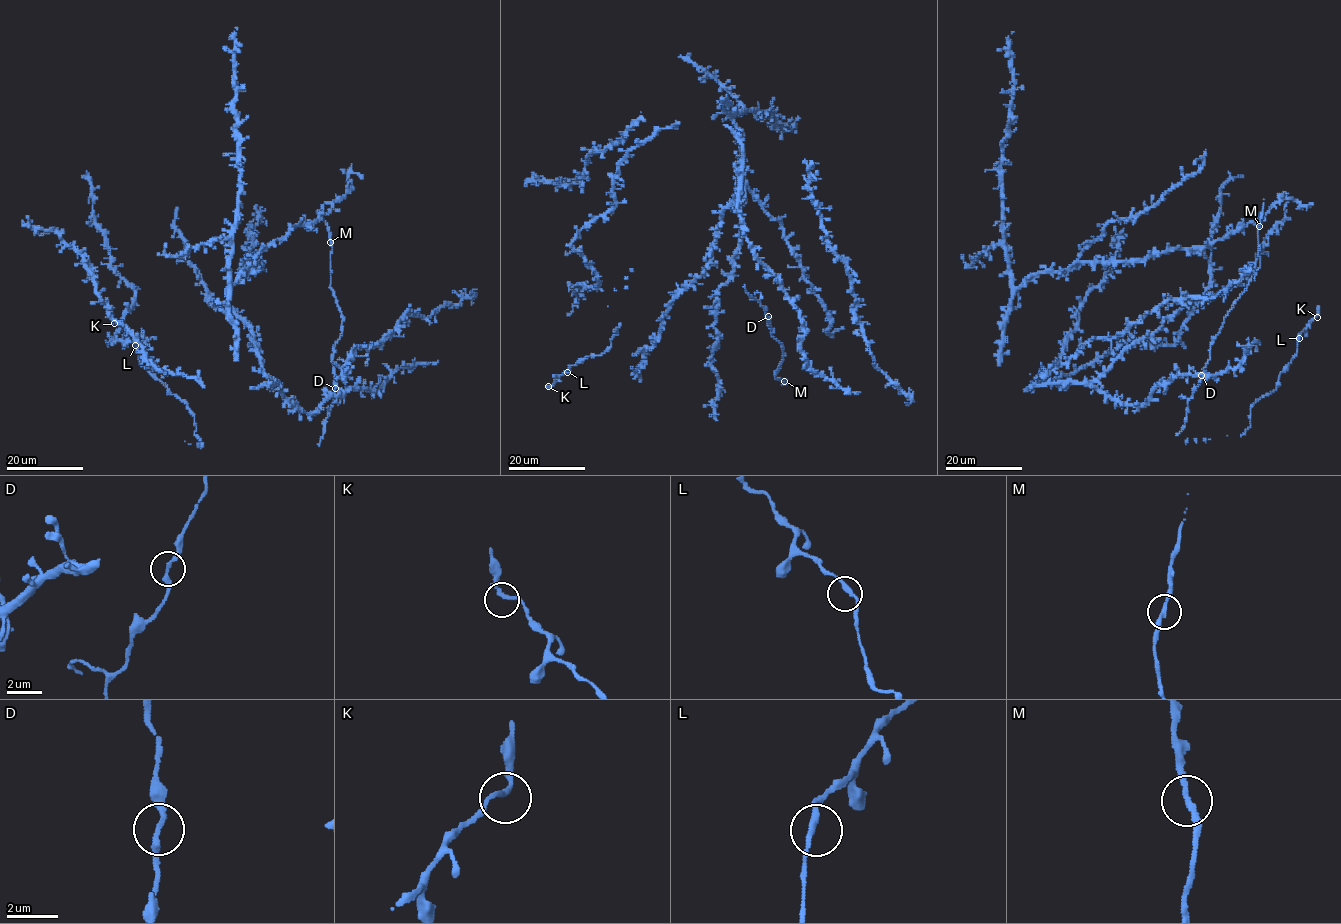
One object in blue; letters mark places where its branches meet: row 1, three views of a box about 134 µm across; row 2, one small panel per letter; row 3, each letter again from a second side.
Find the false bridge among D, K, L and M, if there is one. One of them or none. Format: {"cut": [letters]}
{"cut": []}

